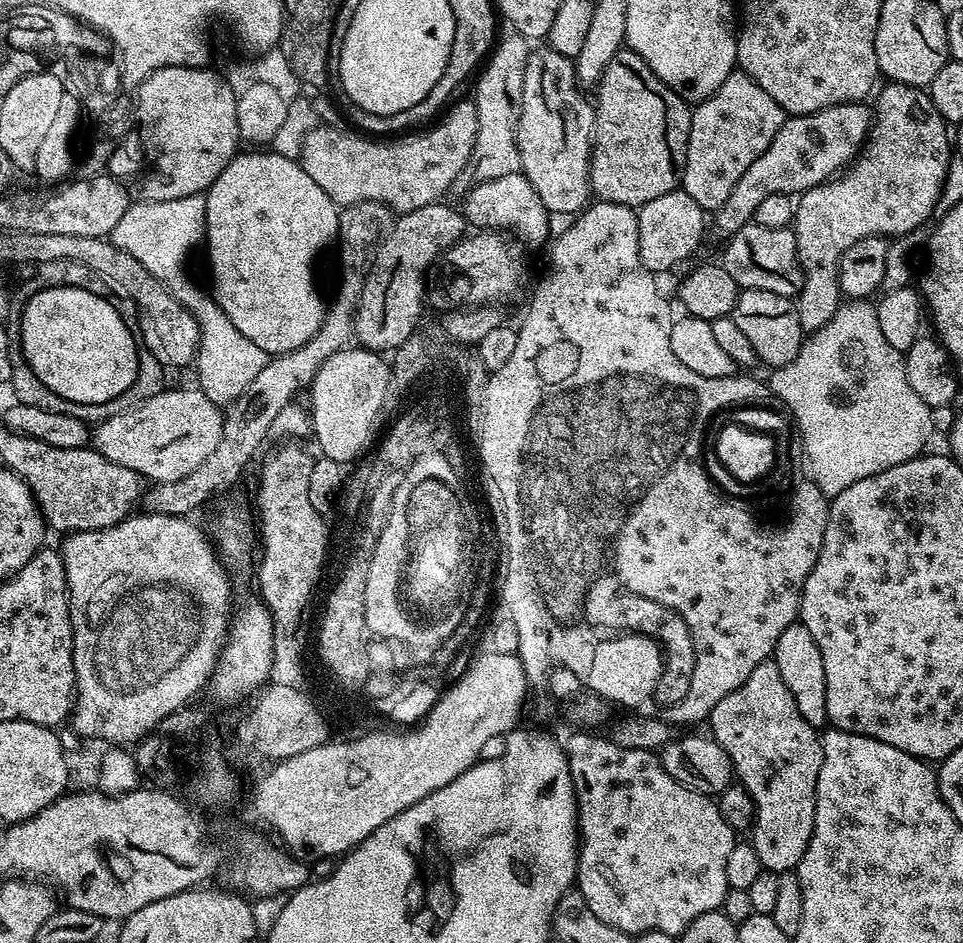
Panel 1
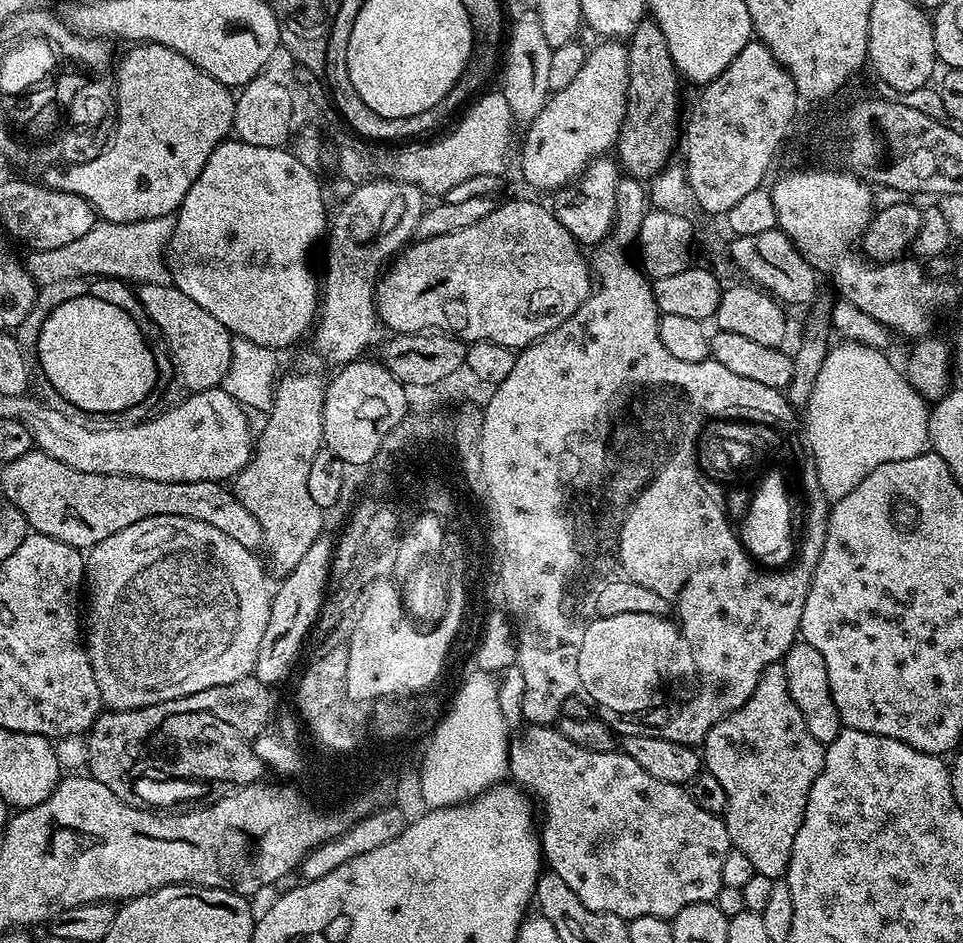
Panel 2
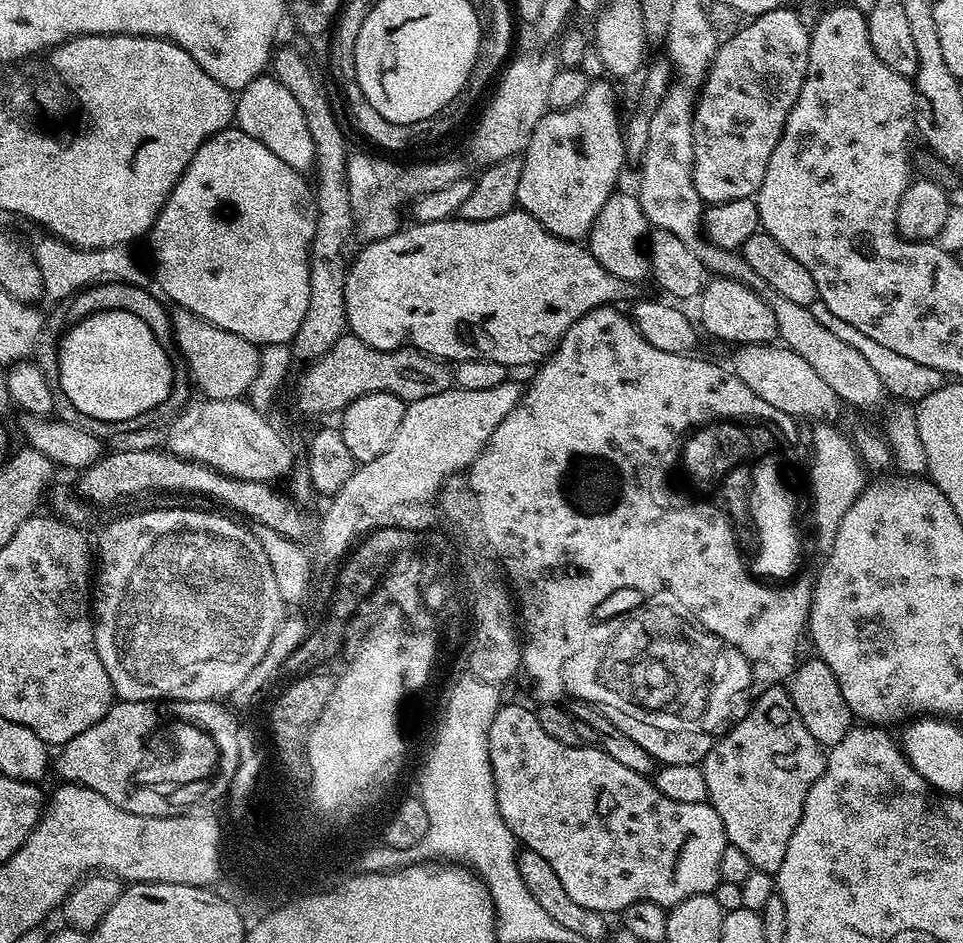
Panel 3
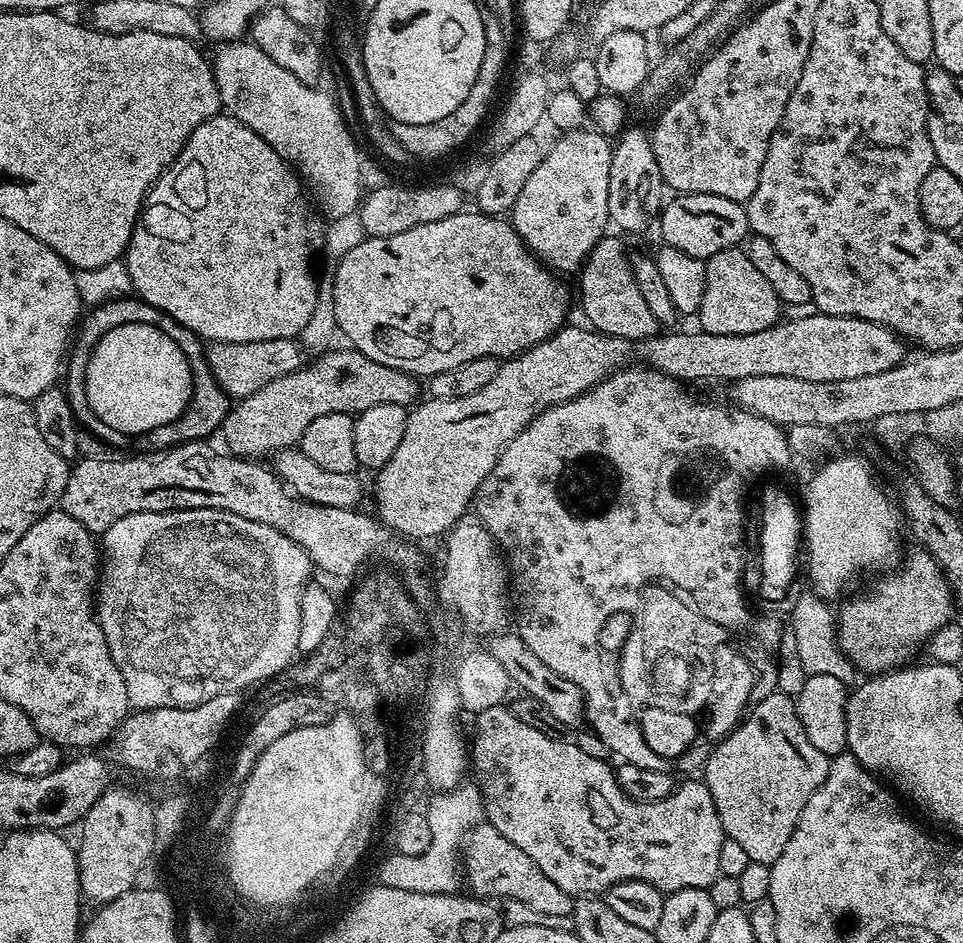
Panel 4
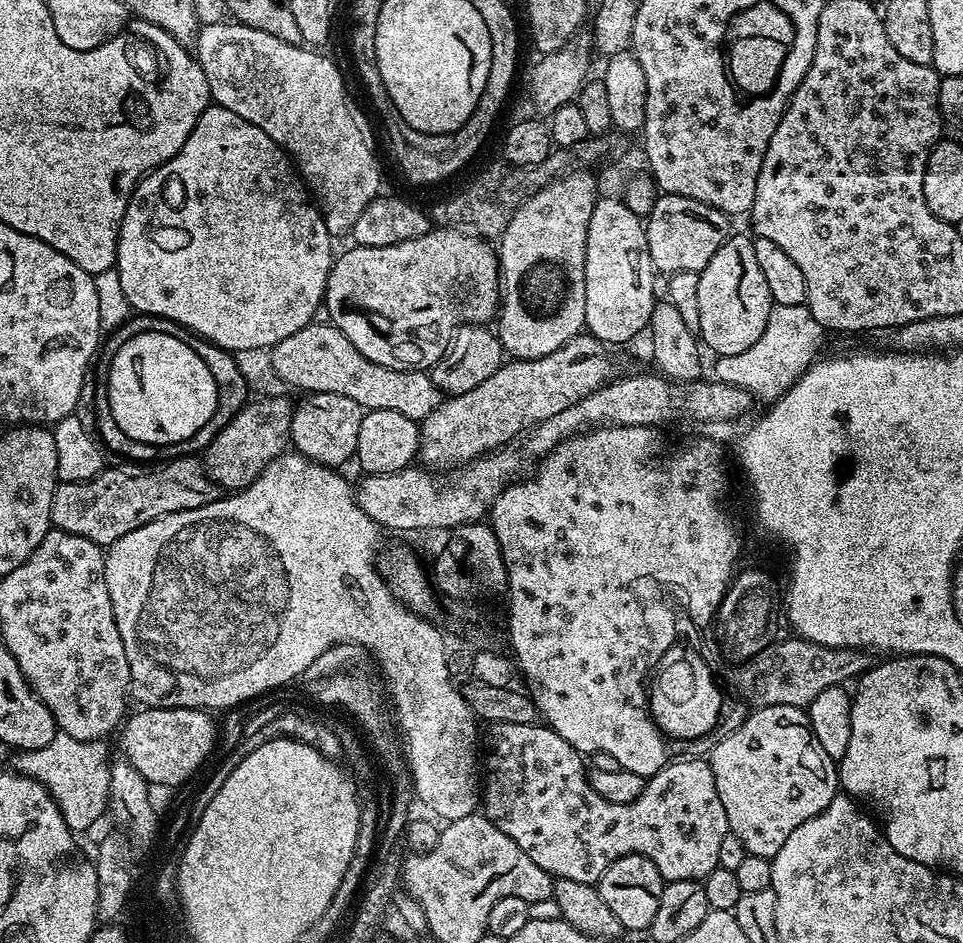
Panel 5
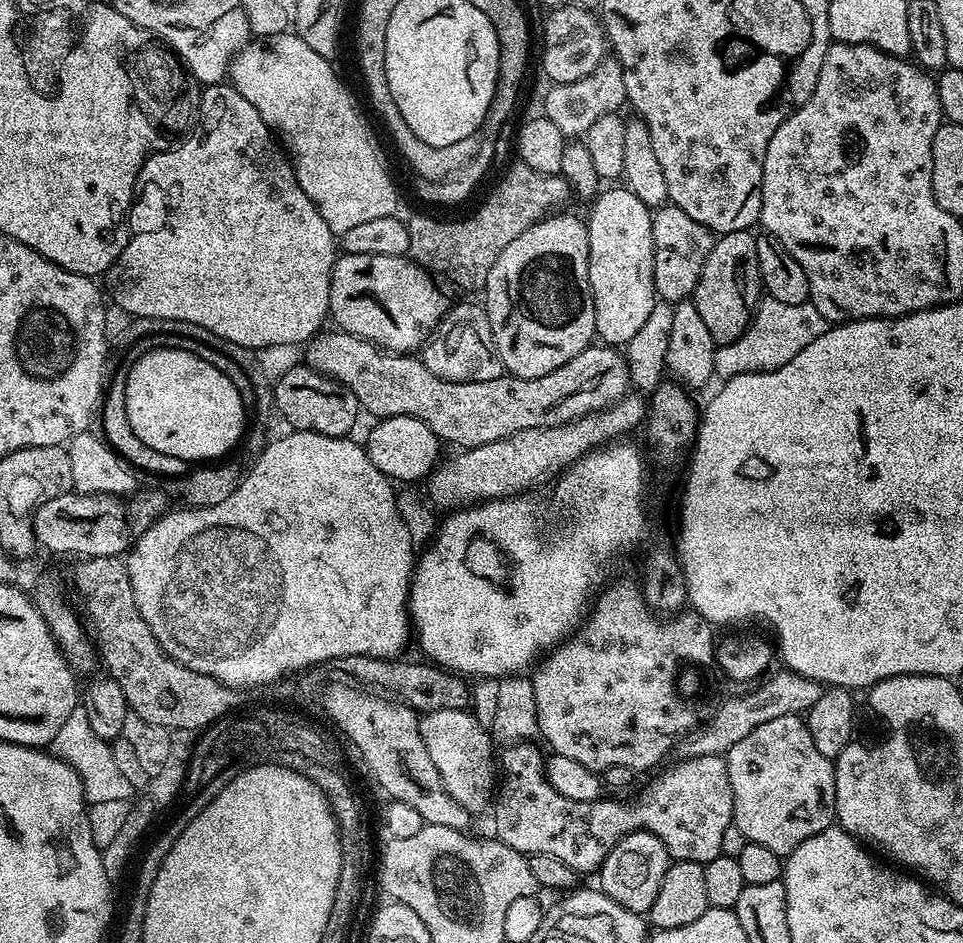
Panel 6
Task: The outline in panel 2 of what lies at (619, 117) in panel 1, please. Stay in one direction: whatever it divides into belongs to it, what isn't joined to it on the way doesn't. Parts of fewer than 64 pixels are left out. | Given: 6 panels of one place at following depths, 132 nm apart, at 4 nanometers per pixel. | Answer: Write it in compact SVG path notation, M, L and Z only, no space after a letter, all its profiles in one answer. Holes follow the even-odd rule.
M651 18L641 20L640 25L632 31L626 47L628 50L628 101L614 152L621 169L629 177L635 177L644 182L668 167L673 159L672 151L676 148L676 139L679 136L681 139L681 81L678 79L674 62L670 58L666 38L662 38L662 30L655 20Z

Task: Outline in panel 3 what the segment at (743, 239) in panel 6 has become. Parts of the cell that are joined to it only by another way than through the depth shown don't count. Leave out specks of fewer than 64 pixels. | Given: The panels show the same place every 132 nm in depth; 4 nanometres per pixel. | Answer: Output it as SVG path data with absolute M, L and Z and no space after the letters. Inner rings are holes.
M717 276L709 279L707 283L705 283L704 290L698 297L698 303L700 303L700 320L698 316L699 327L703 329L703 331L705 328L705 330L716 340L725 340L726 343L732 344L731 346L743 346L745 344L771 344L777 339L778 323L775 322L774 310L768 305L767 299L765 299L761 293L756 292L750 285L744 285L742 282L731 280L728 277Z

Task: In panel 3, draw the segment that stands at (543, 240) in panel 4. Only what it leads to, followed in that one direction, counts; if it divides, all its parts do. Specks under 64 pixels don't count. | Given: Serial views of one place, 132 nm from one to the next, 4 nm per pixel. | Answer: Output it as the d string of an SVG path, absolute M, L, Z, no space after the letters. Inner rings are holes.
M607 79L589 83L586 94L582 94L582 98L578 102L574 102L574 106L569 108L557 108L544 113L544 116L538 122L538 126L534 130L534 134L530 138L527 150L522 154L522 179L518 181L518 194L516 195L517 205L523 211L530 213L539 224L550 234L560 236L564 240L580 242L587 237L592 230L592 223L598 218L598 214L606 206L606 198L610 198L613 192L617 191L618 184L616 179L620 176L620 171L626 168L624 159L624 133L622 131L622 116L616 113L616 96L612 93L612 88L607 84Z

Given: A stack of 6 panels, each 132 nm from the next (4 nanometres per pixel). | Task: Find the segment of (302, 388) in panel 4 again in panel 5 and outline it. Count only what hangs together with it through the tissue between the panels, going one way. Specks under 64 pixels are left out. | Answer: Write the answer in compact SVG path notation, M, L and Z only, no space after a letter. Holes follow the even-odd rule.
M287 395L270 396L257 399L257 404L253 402L245 403L244 407L236 412L230 422L220 430L214 439L207 441L202 463L208 476L215 484L220 485L224 490L239 490L249 488L259 476L261 470L270 462L274 462L279 456L285 455L286 449L290 444L290 422L292 421L293 401L287 400Z

